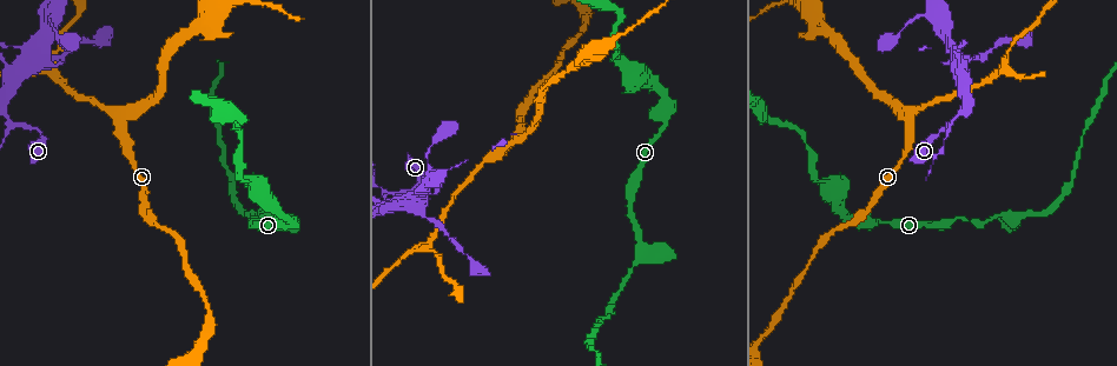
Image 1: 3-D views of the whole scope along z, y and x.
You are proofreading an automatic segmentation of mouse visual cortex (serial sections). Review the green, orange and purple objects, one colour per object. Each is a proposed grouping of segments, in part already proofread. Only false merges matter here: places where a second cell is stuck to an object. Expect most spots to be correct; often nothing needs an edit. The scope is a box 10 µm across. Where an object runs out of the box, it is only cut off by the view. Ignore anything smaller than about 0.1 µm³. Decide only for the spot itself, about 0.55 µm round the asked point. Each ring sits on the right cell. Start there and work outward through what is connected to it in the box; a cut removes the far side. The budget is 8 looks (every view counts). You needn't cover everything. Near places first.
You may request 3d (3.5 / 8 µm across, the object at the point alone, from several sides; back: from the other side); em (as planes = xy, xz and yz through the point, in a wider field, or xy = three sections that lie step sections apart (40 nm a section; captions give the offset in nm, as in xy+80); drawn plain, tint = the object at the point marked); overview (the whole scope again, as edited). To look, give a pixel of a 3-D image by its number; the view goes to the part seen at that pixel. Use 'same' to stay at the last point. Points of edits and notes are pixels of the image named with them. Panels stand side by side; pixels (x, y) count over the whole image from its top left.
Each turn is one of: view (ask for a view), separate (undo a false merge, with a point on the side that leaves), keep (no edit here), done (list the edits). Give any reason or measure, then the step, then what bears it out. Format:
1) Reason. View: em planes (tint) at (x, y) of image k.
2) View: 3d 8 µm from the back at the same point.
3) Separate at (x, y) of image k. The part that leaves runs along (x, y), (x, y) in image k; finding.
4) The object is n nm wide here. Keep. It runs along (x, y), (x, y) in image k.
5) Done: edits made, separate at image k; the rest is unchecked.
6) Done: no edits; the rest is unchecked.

Branch point. View: em xy step 3 (tint) at (643, 242) of image 1.

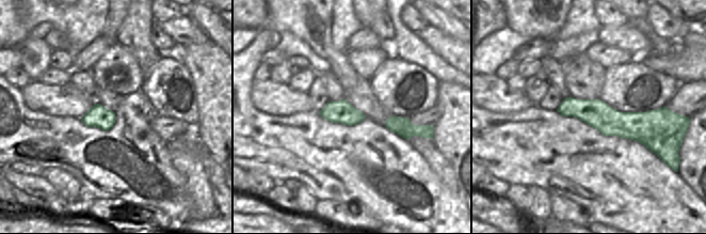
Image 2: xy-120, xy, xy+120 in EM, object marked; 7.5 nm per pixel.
View: 3d 3.5 µm at the same point.

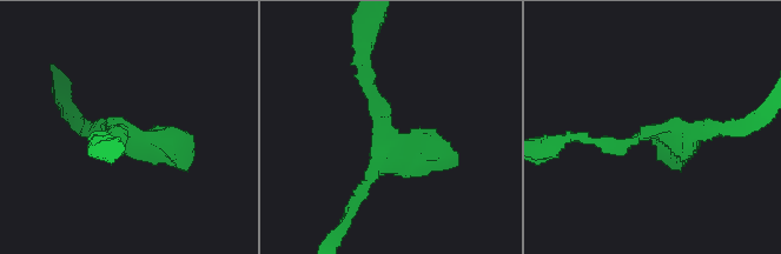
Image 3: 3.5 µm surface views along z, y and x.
Keep. It runs along (560, 109), (607, 121), (660, 113) in image 2; all the same cell.

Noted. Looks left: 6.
Sharp bend. View: 3d 8 µm from the back at (1001, 72) of image 1.

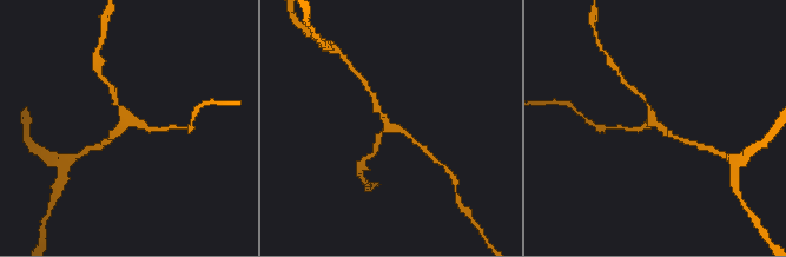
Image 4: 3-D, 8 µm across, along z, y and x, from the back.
Zoom in. View: 3d 3.5 µm at the same point.

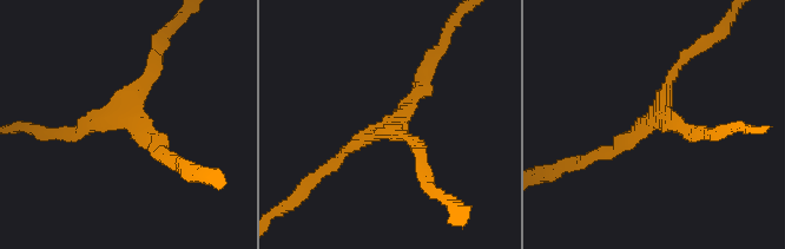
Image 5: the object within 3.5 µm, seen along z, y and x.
3 arms meet here; the arms are 150, 200, 200 nm wide. View: em xy step 3 (tint) at (399, 122) of image 5.

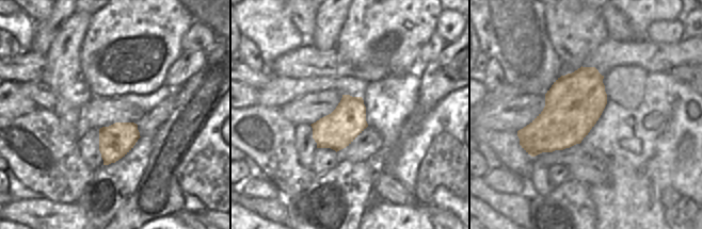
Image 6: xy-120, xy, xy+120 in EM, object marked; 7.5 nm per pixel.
Keep. It runs along (599, 155), (657, 115), (686, 57) in image 5; continuous, no second cell.

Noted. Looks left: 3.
Sudden change in width. View: 3d 3.5 µm at (392, 193) of image 1.

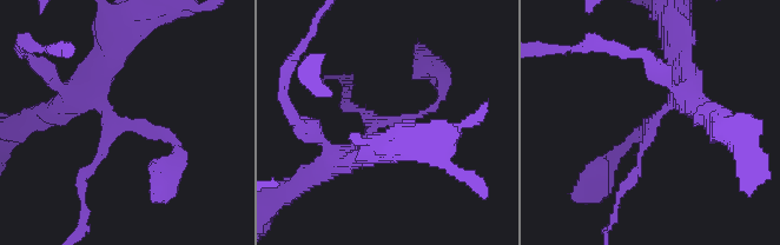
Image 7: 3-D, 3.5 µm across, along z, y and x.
View: em xy step 3 (tint) at (650, 122) of image 7.

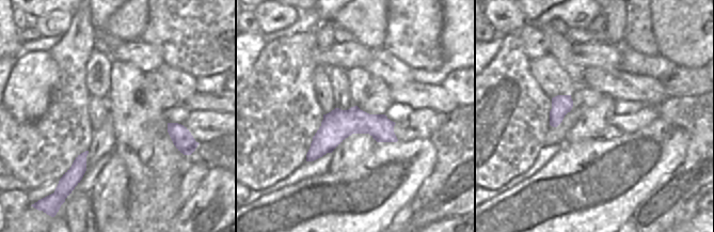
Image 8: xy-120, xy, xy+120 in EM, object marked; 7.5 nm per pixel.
Keep. It runs along (391, 124), (343, 124), (308, 158) in image 8; continuous, no second cell.

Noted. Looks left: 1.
Done: no edits; the rest is unchecked.

